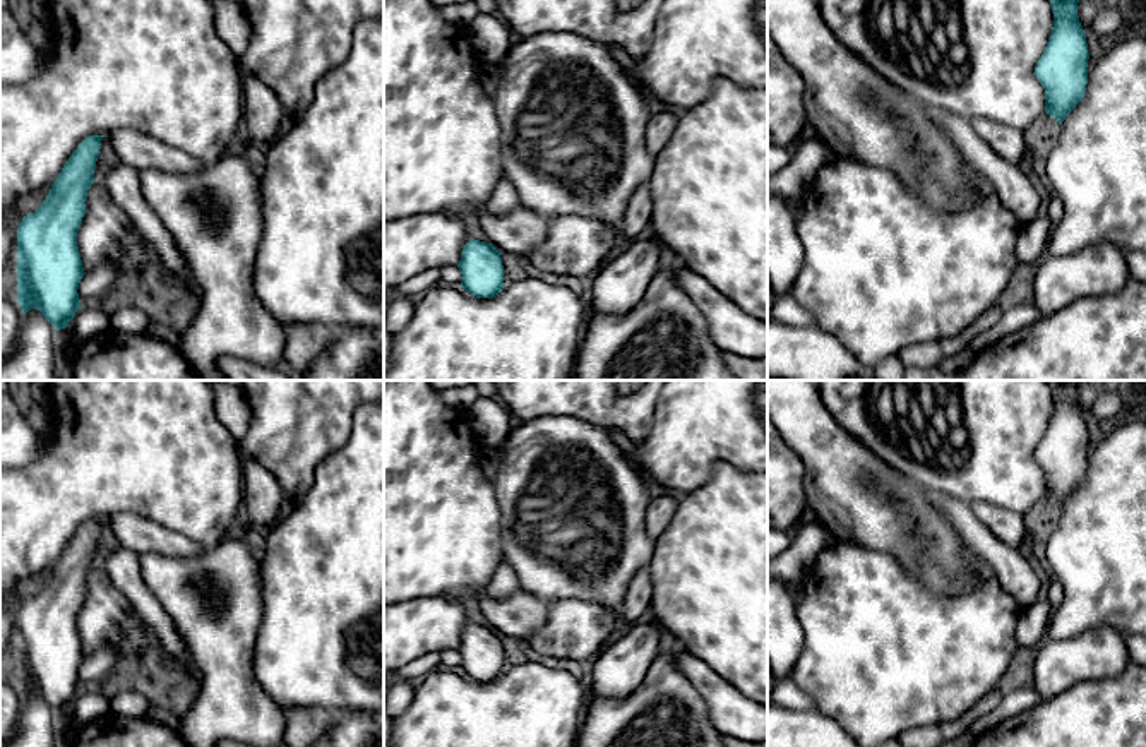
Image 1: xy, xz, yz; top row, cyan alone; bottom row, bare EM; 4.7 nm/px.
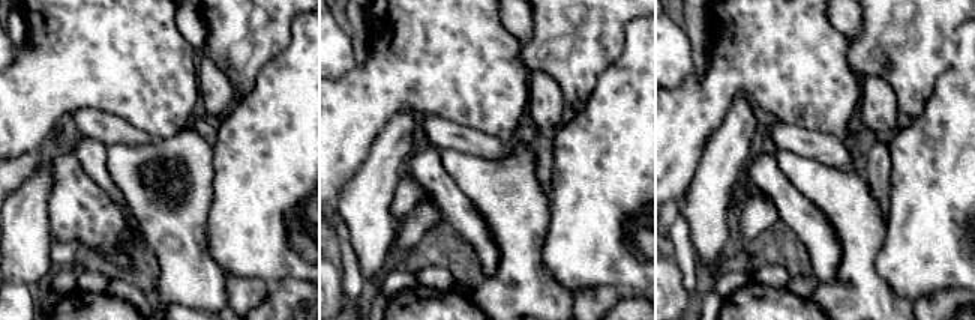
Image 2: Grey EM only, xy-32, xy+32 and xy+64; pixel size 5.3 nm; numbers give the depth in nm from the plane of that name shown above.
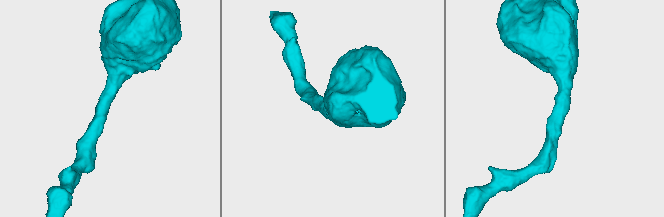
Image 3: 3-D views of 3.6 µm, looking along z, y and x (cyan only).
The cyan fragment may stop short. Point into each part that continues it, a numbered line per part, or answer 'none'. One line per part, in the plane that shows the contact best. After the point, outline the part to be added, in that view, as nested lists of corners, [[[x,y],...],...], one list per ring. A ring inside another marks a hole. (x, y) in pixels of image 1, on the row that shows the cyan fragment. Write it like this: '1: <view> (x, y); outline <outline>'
none

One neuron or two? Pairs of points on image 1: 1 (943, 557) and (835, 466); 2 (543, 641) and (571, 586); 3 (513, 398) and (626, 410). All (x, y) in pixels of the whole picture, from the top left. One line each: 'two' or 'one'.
1: one
2: two
3: one

